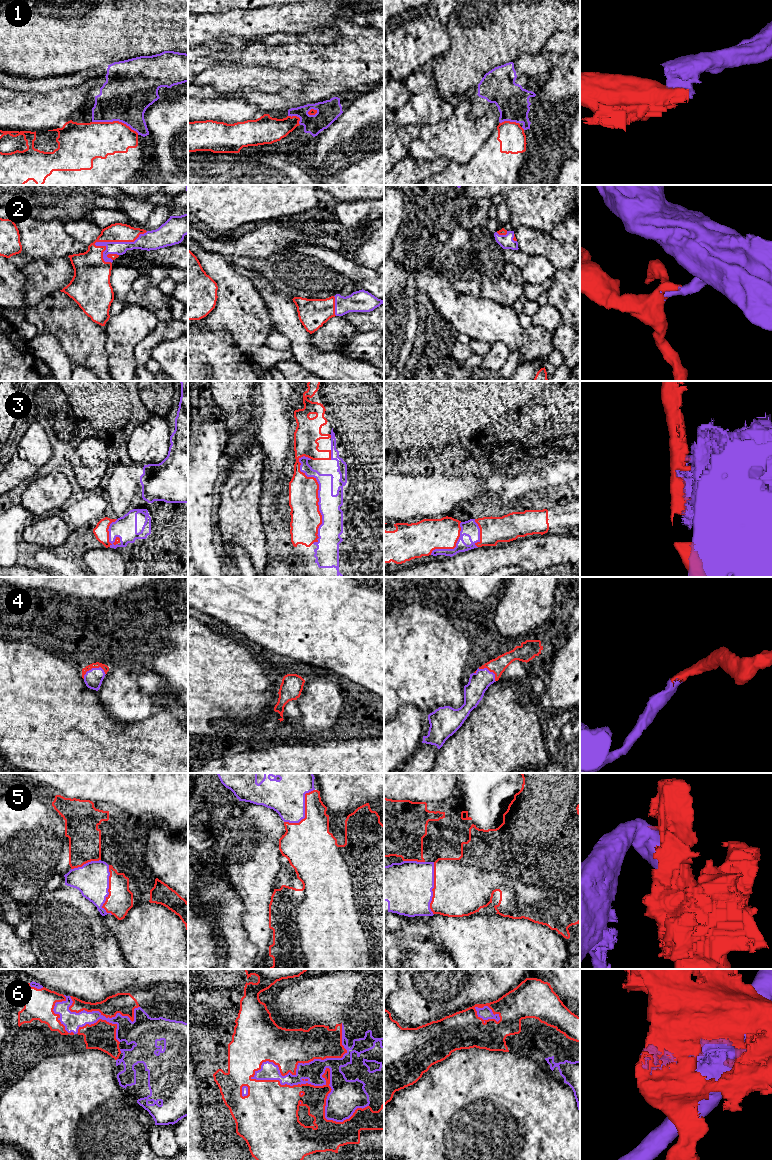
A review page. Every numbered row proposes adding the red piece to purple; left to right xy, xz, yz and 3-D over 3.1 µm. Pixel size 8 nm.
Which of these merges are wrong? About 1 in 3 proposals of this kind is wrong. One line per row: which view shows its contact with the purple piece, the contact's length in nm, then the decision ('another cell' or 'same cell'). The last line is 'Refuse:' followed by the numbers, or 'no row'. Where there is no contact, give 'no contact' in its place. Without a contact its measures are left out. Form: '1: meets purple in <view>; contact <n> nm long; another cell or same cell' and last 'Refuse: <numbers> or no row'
1: meets purple in xy; contact 400 nm long; another cell
2: meets purple in xy; contact 440 nm long; same cell
3: meets purple in xz; contact 700 nm long; another cell
4: meets purple in xy; contact 190 nm long; same cell
5: meets purple in xy; contact 400 nm long; same cell
6: meets purple in xz; contact 1000 nm long; another cell
Refuse: 1, 3, 6

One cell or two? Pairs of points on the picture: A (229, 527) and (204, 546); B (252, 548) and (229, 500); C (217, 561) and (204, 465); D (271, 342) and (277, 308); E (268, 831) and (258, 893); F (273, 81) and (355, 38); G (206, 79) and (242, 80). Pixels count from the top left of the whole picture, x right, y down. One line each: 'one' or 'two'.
A: two
B: one
C: one
D: two
E: one
F: two
G: one

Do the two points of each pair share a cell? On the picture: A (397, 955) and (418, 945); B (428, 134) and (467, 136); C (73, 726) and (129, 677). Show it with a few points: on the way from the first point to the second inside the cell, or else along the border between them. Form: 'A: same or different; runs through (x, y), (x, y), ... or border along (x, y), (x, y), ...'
A: same; runs through (402, 955), (408, 955), (413, 950)
B: same; runs through (438, 133), (441, 136), (457, 136)
C: different; border along (97, 691), (99, 702), (113, 722)

